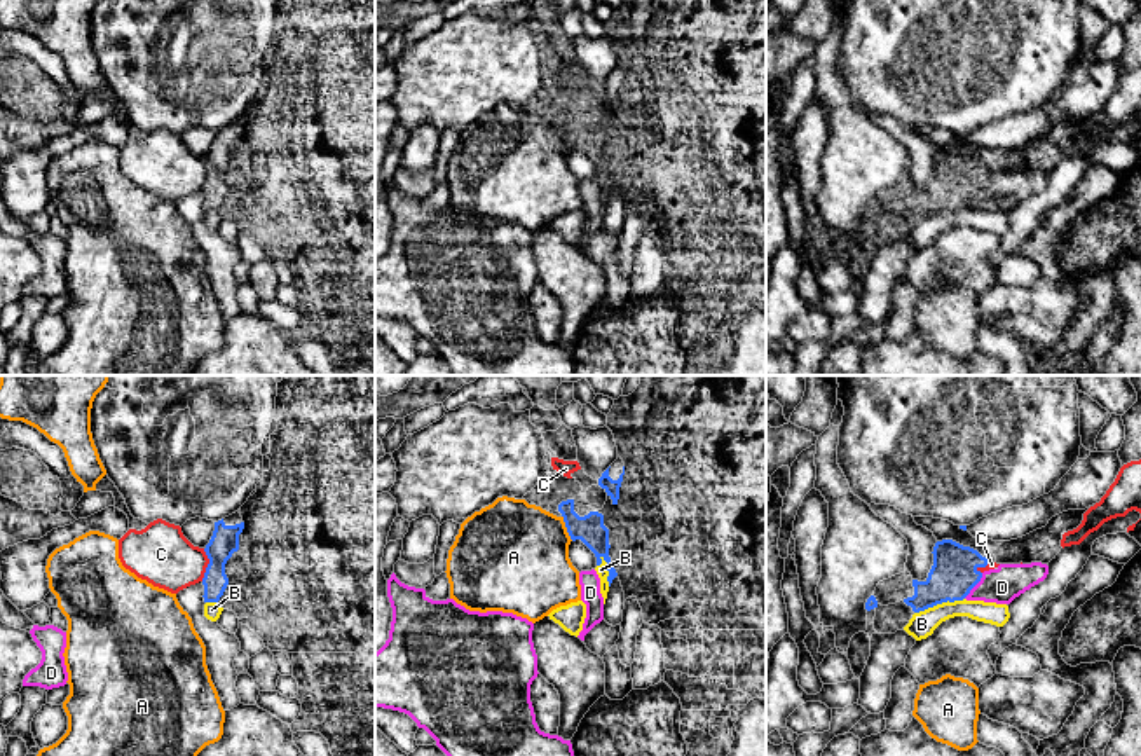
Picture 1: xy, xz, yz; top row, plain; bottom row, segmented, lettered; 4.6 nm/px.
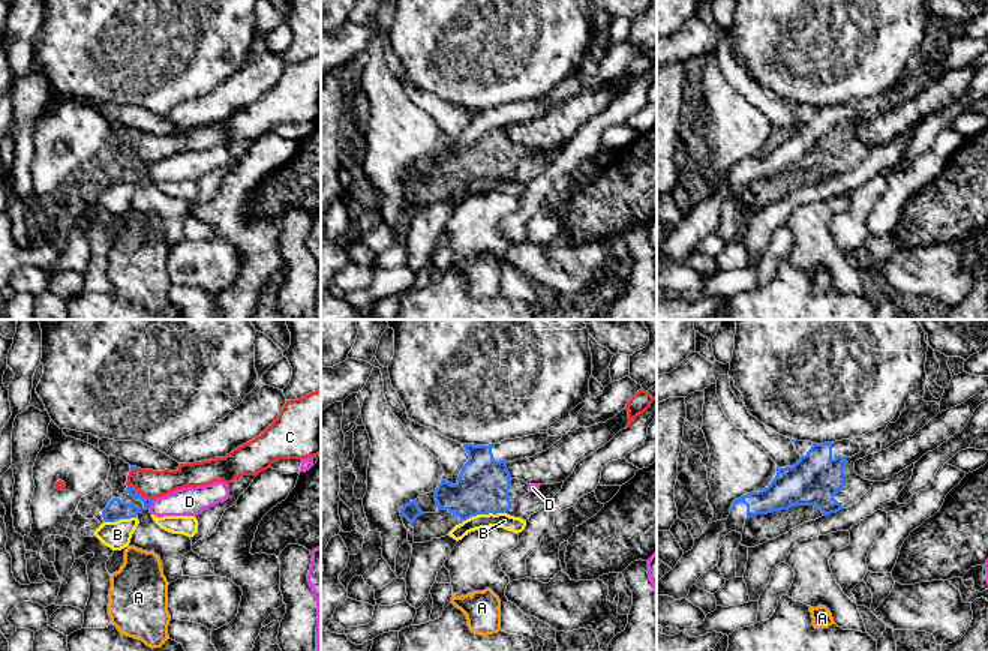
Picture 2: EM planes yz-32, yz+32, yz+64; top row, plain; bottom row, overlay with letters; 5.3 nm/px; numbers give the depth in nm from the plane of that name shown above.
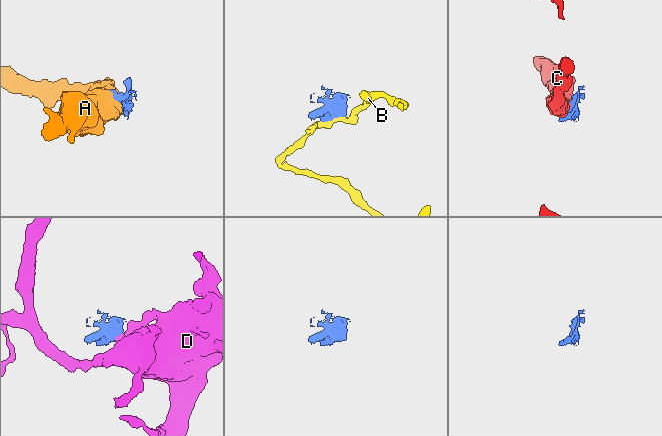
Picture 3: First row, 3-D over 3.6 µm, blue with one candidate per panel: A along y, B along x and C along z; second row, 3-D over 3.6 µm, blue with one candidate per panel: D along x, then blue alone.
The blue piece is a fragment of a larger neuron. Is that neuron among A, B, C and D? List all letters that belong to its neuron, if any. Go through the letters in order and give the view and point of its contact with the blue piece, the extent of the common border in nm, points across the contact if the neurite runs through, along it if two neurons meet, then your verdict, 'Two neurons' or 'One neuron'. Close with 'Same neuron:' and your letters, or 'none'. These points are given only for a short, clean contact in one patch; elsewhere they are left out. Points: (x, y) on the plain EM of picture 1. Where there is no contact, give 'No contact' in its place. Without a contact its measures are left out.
A: Touches blue at xz (566, 135). Shared border 130 nm. Boundary: xz (562, 124), (566, 140), (573, 149). Two neurons
B: Touches blue at yz (939, 212). Shared border 240 nm. Boundary: yz (963, 206), (942, 210), (915, 222). Two neurons
C: Touches blue at xy (208, 173). Shared border 150 nm. Two neurons
D: Touches blue at yz (976, 192). Shared border 150 nm. Boundary: yz (983, 182), (981, 189), (963, 206). Two neurons
Same neuron: none

